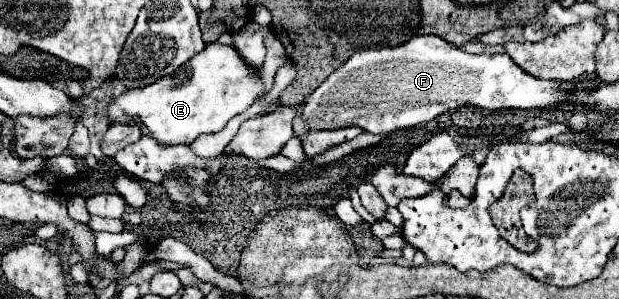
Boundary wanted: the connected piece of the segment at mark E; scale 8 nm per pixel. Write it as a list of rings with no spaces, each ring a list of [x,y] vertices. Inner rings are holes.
[[[213,42],[179,66],[175,74],[113,98],[109,118],[111,122],[139,124],[143,134],[157,138],[161,144],[191,144],[199,134],[223,130],[233,116],[245,112],[263,94],[265,84],[261,70],[247,64],[237,48]]]

